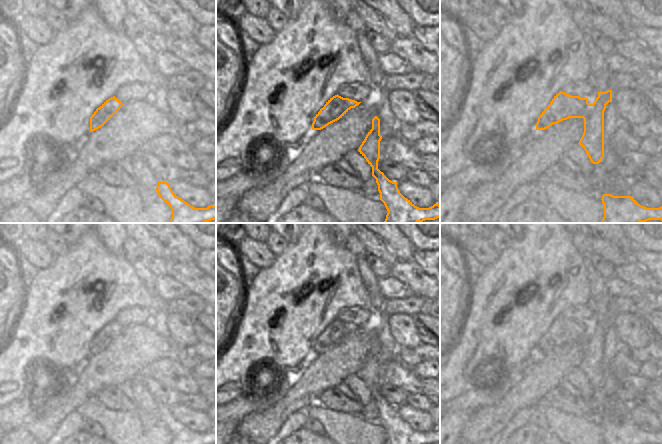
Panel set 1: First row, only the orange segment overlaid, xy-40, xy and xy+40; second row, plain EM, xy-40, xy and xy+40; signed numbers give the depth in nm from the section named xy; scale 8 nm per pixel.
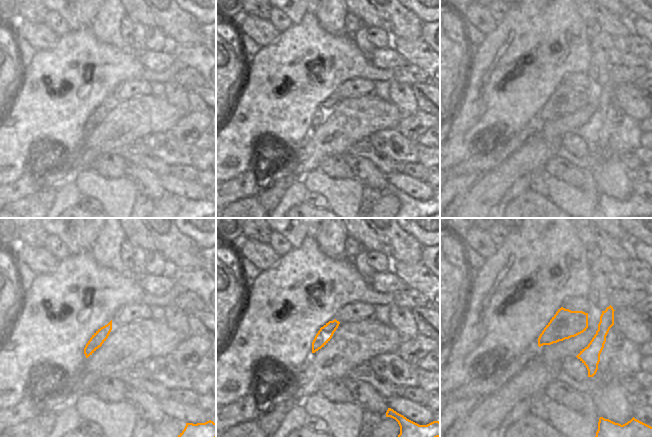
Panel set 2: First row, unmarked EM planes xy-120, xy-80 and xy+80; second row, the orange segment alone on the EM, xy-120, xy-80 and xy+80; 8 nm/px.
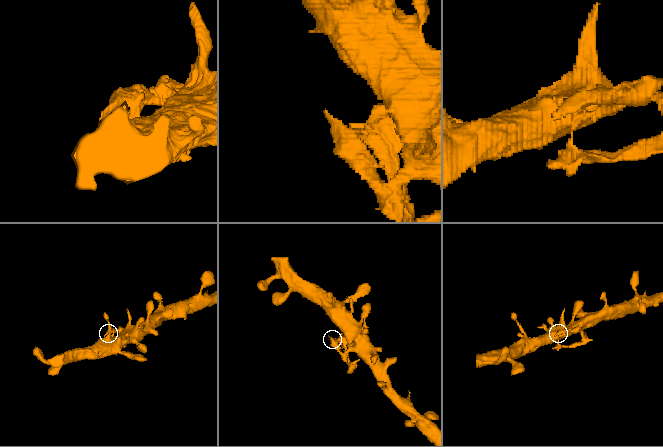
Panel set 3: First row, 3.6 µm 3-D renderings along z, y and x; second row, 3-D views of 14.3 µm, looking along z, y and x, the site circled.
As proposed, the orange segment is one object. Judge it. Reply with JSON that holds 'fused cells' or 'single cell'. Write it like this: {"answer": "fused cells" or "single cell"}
{"answer": "single cell"}

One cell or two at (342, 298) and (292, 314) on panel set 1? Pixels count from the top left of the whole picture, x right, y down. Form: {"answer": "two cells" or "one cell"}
{"answer": "one cell"}

